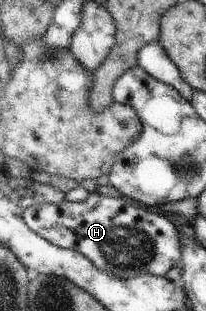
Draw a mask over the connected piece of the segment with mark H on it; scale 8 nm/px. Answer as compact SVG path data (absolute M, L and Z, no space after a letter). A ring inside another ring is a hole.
M96 192L82 202L70 202L64 199L61 203L33 204L22 215L27 227L38 233L43 239L56 246L78 251L101 271L108 271L118 278L131 279L143 274L165 276L172 267L179 265L182 256L180 232L159 209L152 209L136 203L127 203L126 198L112 198Z

